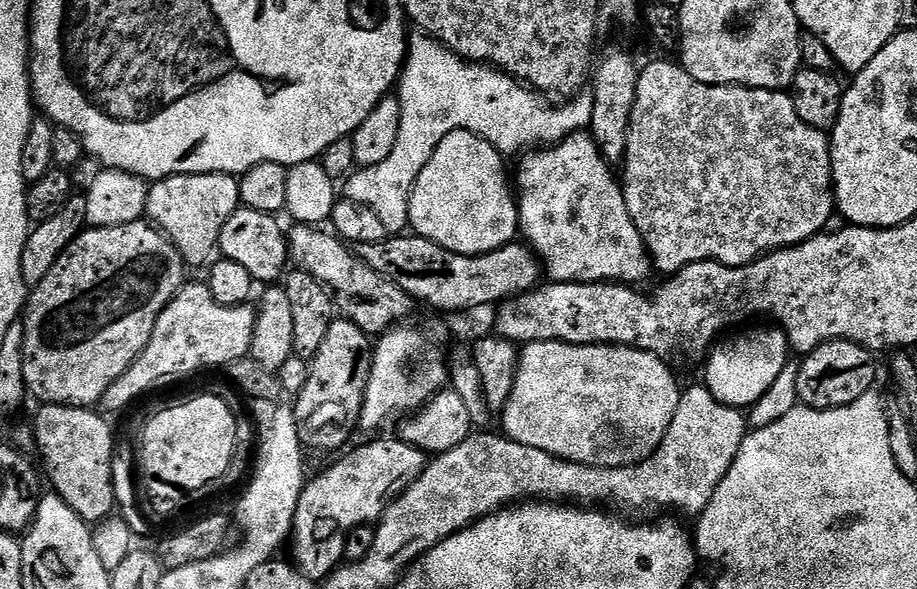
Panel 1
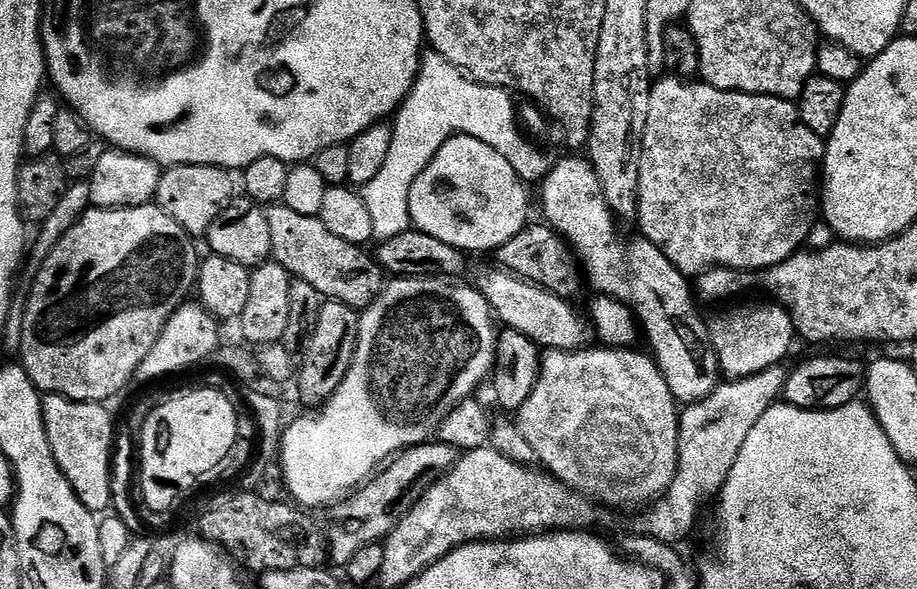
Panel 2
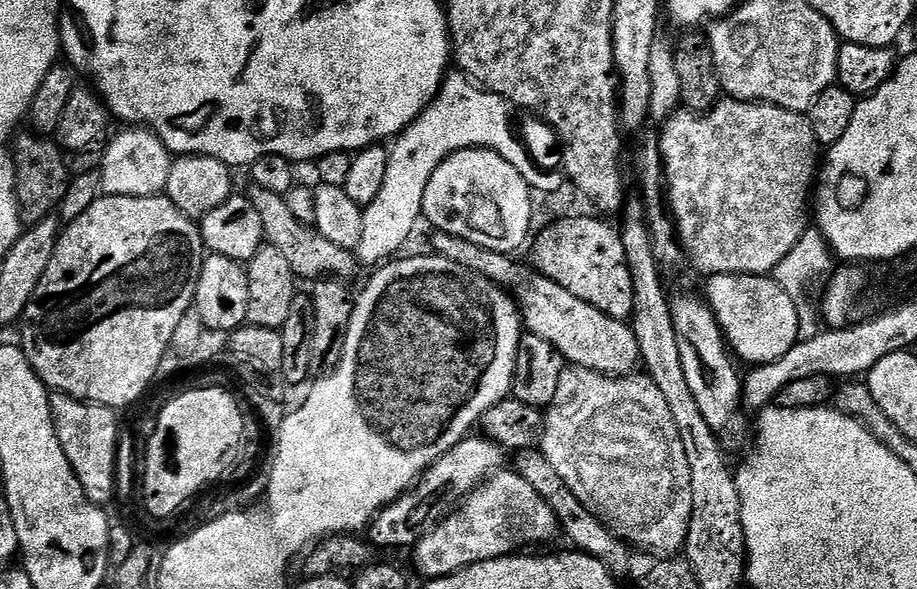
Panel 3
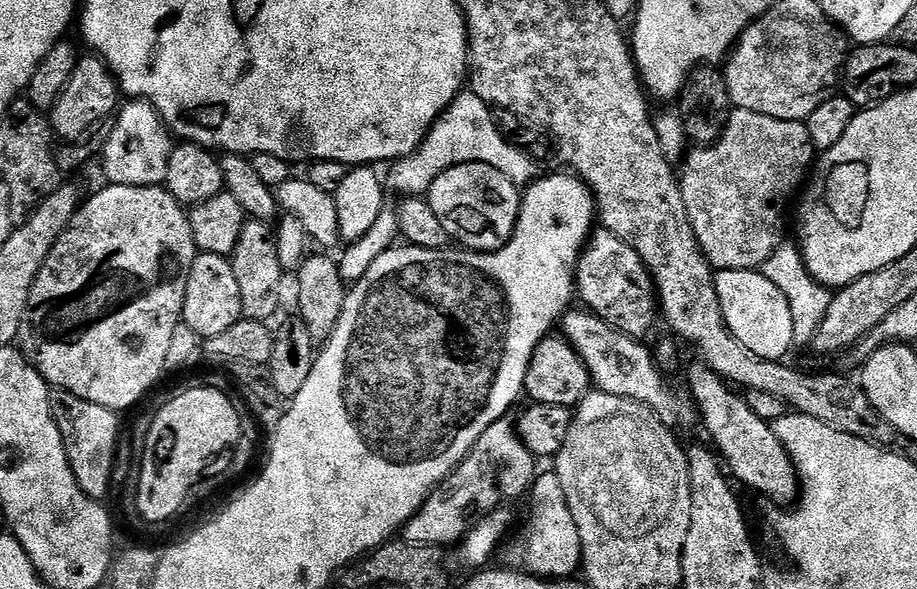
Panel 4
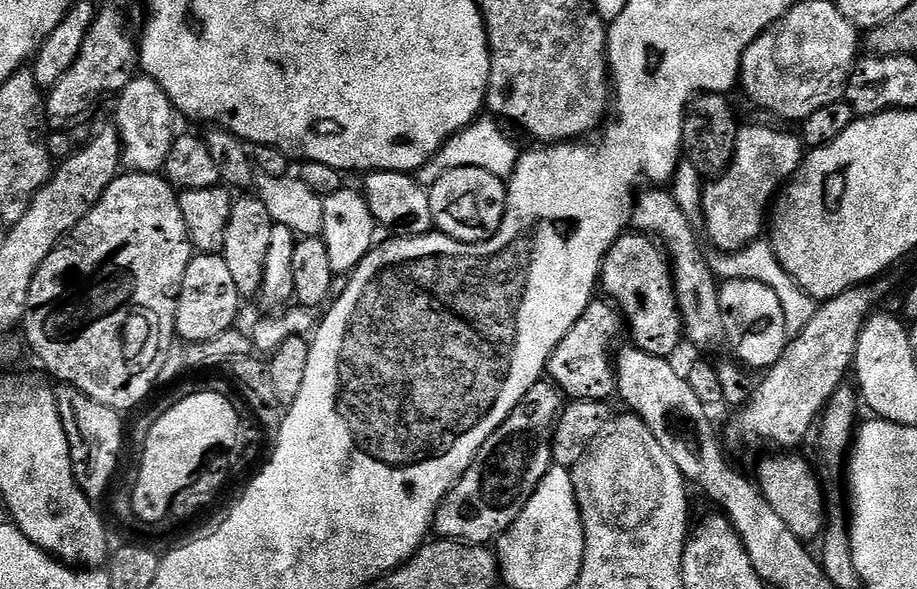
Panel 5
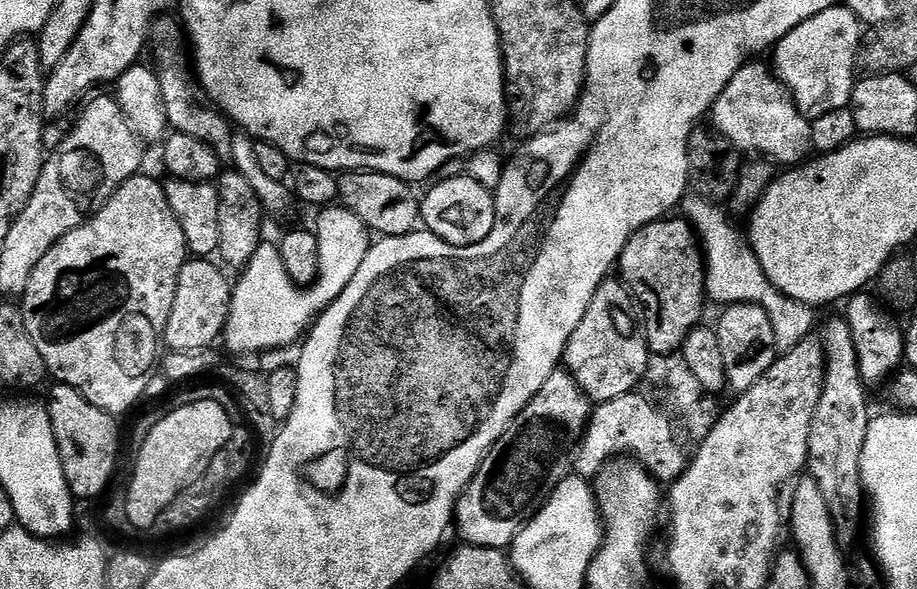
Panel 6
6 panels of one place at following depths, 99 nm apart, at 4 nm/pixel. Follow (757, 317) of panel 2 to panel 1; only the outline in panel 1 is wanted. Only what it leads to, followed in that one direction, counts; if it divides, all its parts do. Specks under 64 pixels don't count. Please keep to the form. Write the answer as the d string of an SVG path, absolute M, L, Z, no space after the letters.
M779 326L768 327L772 328L749 327L744 330L749 332L744 332L733 340L725 339L711 349L707 357L708 369L704 372L703 383L723 404L741 410L750 409L770 390L770 386L777 381L779 374L788 364L790 359L788 335Z

